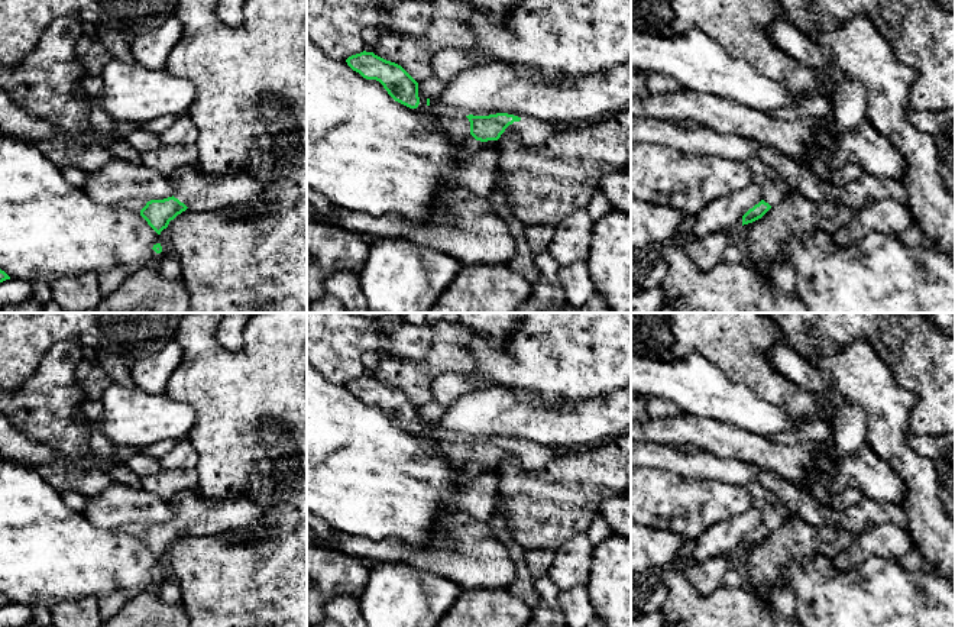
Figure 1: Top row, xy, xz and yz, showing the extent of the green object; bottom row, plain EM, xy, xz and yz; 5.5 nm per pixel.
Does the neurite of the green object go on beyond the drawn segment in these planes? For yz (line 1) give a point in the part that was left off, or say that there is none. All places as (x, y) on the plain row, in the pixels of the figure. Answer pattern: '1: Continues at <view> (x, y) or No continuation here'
1: Continues at yz (774, 516)

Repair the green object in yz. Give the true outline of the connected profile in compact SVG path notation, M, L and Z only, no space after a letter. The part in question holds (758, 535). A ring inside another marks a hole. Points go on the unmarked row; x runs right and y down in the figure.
M757 482L745 485L751 494L752 505L764 514L764 523L742 540L742 550L761 543L771 531L787 521L787 511L781 508L776 497Z

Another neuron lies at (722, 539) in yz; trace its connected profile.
M751 505L744 514L715 523L697 539L692 560L703 562L716 556L737 557L742 552L742 540L764 524L764 514Z

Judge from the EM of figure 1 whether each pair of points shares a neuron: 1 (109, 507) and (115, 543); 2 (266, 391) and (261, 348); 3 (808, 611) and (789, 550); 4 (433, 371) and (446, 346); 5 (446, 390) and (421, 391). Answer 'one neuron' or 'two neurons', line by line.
1: two neurons
2: one neuron
3: two neurons
4: one neuron
5: two neurons

